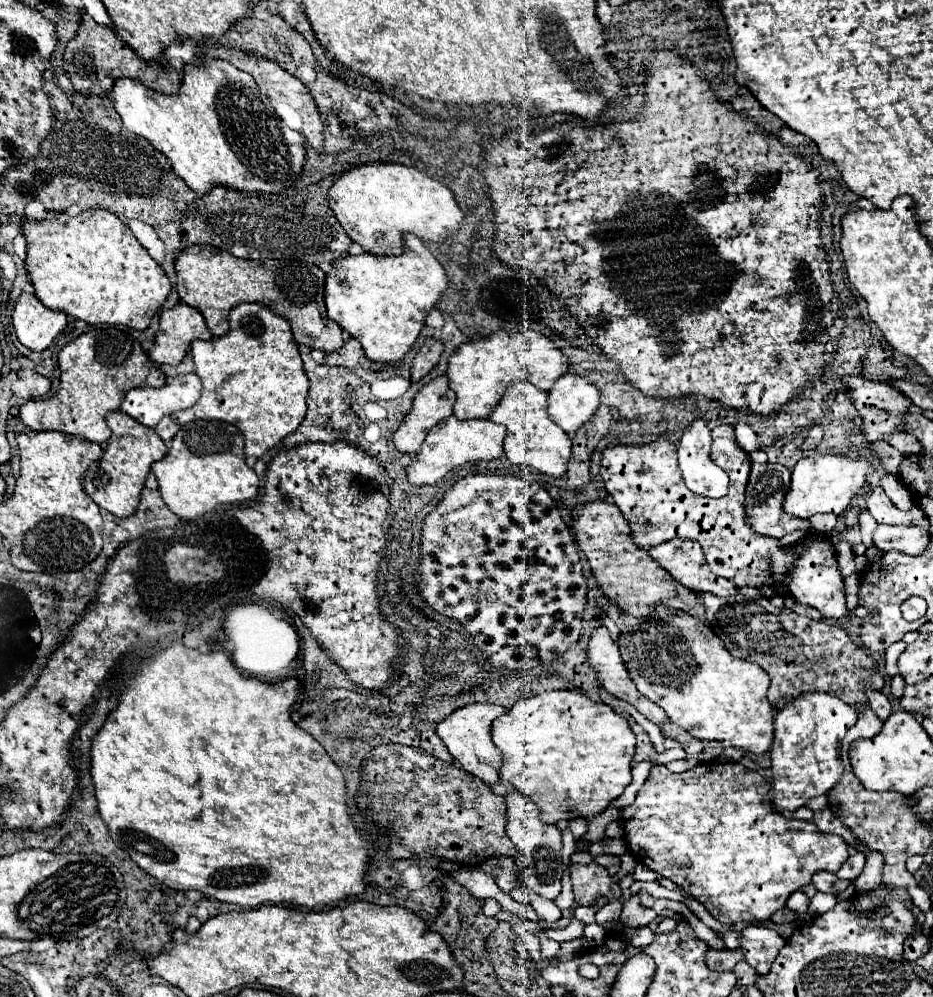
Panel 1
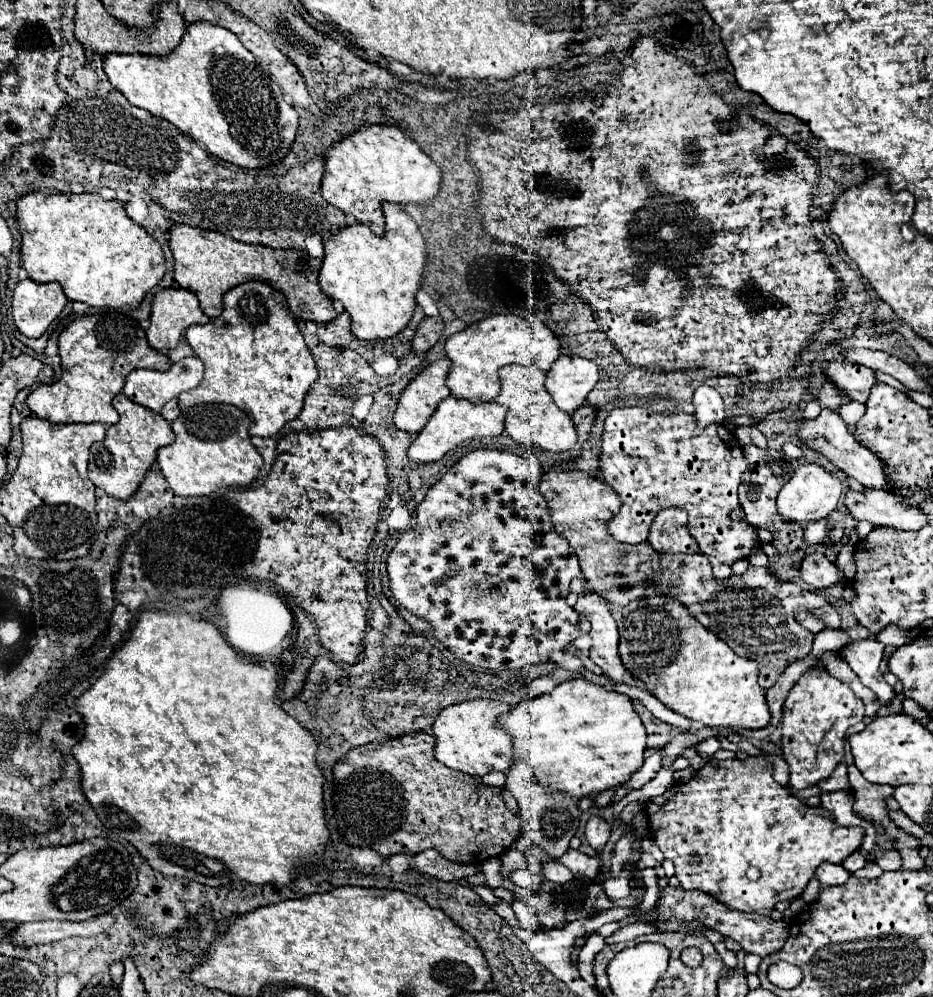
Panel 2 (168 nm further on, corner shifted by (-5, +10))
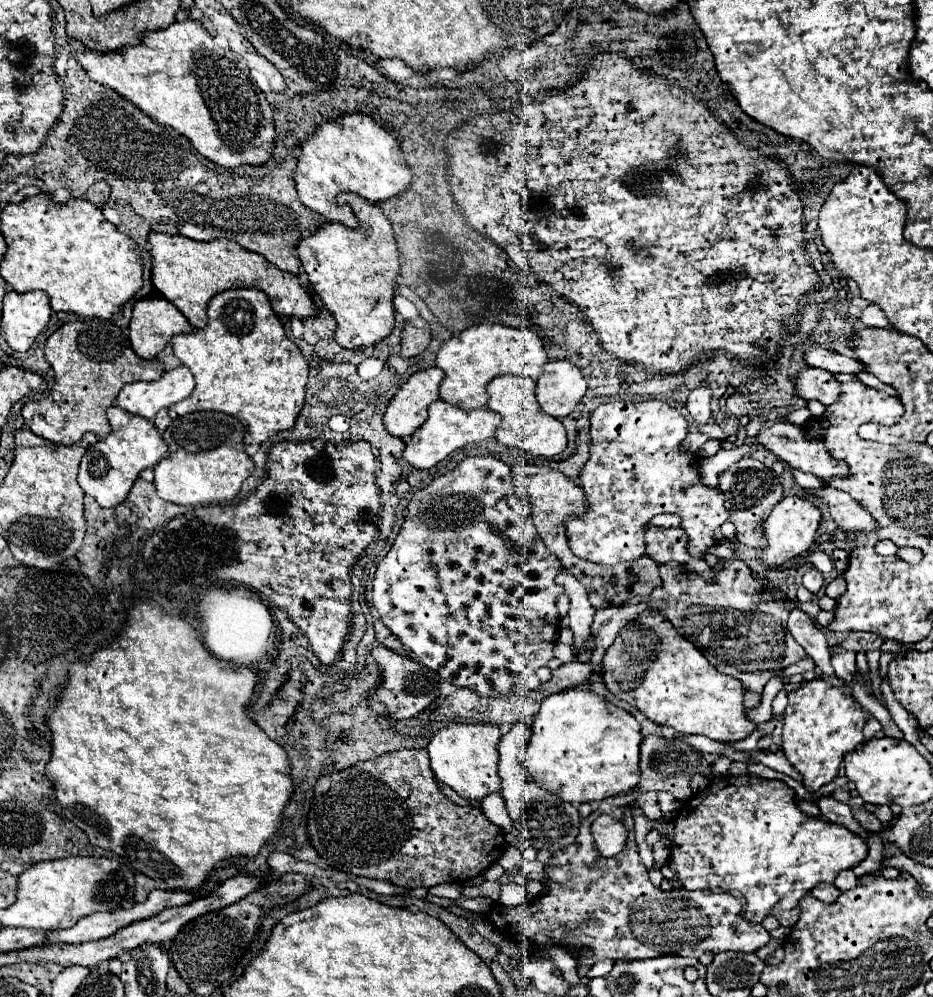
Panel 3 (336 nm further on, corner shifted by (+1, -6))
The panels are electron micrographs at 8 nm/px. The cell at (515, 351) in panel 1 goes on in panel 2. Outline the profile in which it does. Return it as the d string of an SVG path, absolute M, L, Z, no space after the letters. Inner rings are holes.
M497 314L447 338L445 350L449 360L453 362L447 376L447 386L451 394L455 398L481 404L481 402L493 402L495 396L499 394L501 388L499 368L507 364L523 364L523 366L535 364L543 372L549 372L553 362L561 356L563 348L559 338L543 322L535 318Z

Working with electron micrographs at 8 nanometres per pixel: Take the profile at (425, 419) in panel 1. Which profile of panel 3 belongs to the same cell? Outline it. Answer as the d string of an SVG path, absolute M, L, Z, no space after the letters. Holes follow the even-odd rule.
M441 368L419 370L399 388L383 414L383 424L389 434L407 440L425 422L429 404L439 398L443 376Z

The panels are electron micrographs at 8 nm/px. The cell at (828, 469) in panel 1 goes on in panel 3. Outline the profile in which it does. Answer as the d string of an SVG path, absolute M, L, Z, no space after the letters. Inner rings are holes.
M795 496L783 498L773 508L769 518L763 522L767 544L757 550L757 560L767 568L775 568L775 566L783 566L785 562L793 560L799 554L803 554L815 542L815 532L817 532L819 520L821 520L821 510L817 506L813 506L809 500L795 498Z

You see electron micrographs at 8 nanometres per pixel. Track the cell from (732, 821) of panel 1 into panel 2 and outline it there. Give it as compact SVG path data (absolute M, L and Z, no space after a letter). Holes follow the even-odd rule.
M749 756L745 760L713 758L687 784L673 784L663 796L651 798L645 804L653 840L665 858L675 864L681 888L703 890L733 910L769 916L777 902L791 902L803 892L819 864L841 864L859 848L863 840L861 828L835 824L825 808L811 808L797 800L771 774L773 766L763 756ZM749 868L757 868L761 876L749 880L745 874Z

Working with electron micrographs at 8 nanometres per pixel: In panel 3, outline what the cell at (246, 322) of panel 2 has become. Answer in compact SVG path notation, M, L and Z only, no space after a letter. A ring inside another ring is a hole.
M231 288L215 294L207 306L209 322L205 328L191 334L177 334L169 340L175 356L193 372L195 390L181 402L169 408L171 418L185 416L187 412L217 410L235 416L245 426L245 444L261 444L279 430L289 430L295 424L305 400L305 384L309 364L299 346L285 336L279 316L273 312L269 298L259 288Z

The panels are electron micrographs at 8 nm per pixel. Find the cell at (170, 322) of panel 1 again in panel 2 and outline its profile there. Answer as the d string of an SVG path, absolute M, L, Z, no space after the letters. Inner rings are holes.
M167 288L157 292L157 296L153 298L147 340L155 350L165 352L177 348L189 326L209 322L211 318L205 316L193 292L183 288Z

